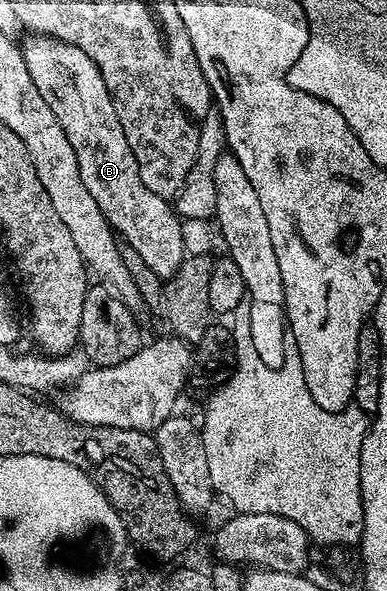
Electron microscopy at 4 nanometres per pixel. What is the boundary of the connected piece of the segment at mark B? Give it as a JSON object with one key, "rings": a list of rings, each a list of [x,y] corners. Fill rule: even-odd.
{"rings":[[[32,33],[22,41],[26,67],[30,71],[30,79],[34,79],[34,87],[38,87],[38,95],[46,99],[50,111],[54,111],[58,123],[62,123],[62,131],[66,131],[66,139],[70,139],[70,147],[74,147],[74,155],[78,155],[78,171],[82,183],[86,183],[86,191],[90,191],[94,203],[106,215],[108,224],[122,238],[127,247],[134,247],[142,255],[147,266],[160,278],[167,279],[179,269],[186,256],[182,247],[181,218],[175,208],[165,198],[154,195],[142,183],[138,175],[138,159],[134,159],[134,151],[130,151],[130,143],[126,143],[126,131],[122,131],[122,123],[118,119],[118,111],[114,111],[114,103],[110,99],[110,91],[106,91],[106,83],[90,55],[78,47],[66,44],[42,33]]]}

